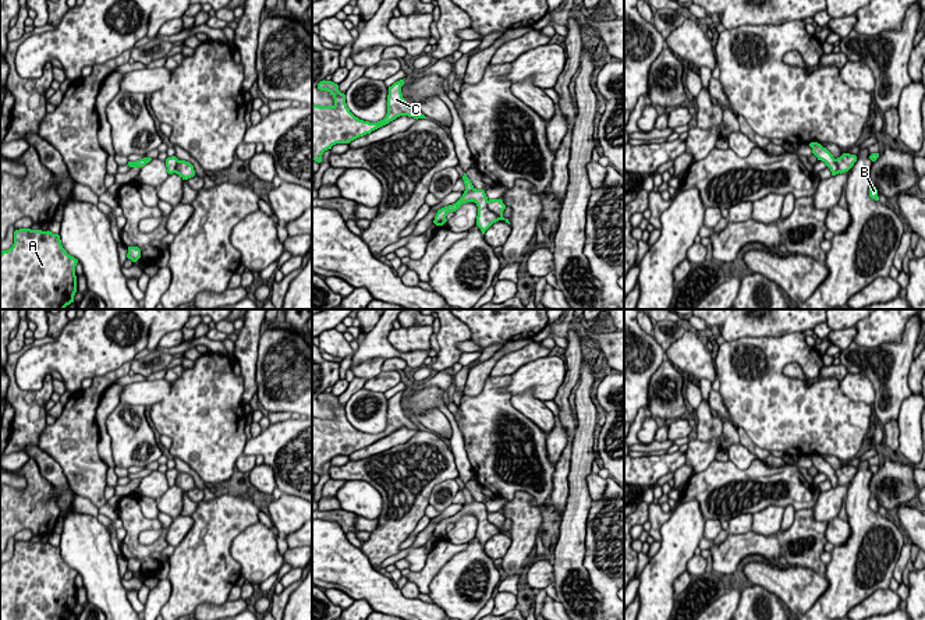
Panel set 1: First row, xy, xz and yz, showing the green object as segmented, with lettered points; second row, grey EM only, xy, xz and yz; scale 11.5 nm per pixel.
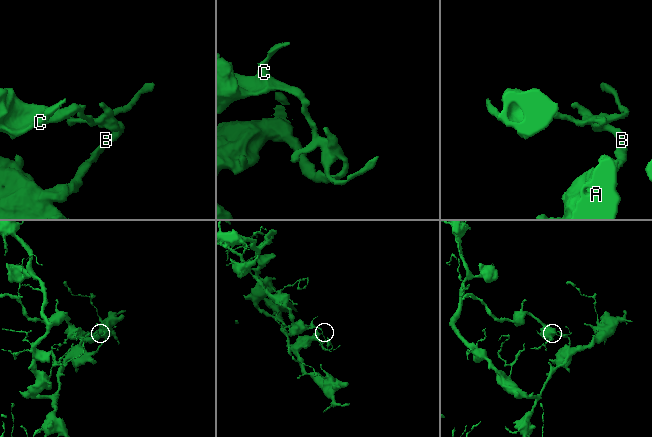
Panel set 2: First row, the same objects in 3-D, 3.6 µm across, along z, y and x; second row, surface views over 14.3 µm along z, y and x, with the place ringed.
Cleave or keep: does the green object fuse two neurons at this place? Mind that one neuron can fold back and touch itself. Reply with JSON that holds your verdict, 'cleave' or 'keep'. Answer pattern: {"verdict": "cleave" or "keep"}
{"verdict": "keep"}

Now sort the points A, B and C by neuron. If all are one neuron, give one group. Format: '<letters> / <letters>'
A B C

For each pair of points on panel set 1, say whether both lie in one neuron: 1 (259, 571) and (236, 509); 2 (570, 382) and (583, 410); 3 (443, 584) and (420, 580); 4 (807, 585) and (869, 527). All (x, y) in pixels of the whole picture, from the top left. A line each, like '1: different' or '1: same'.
1: different
2: same
3: different
4: different

